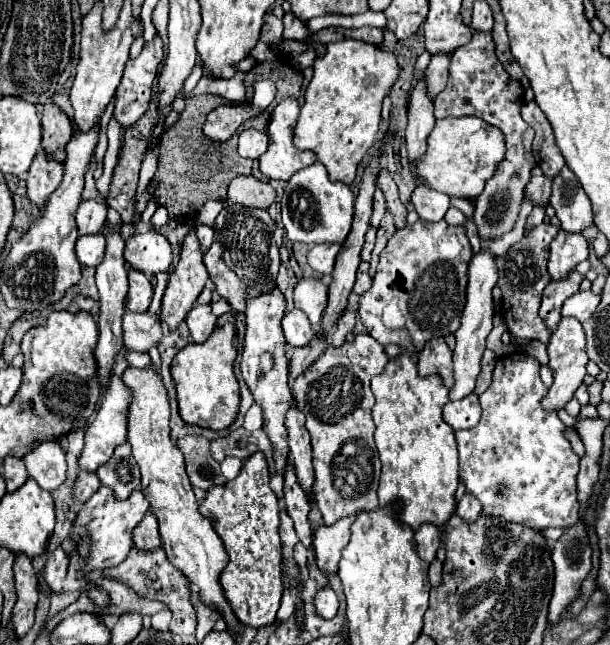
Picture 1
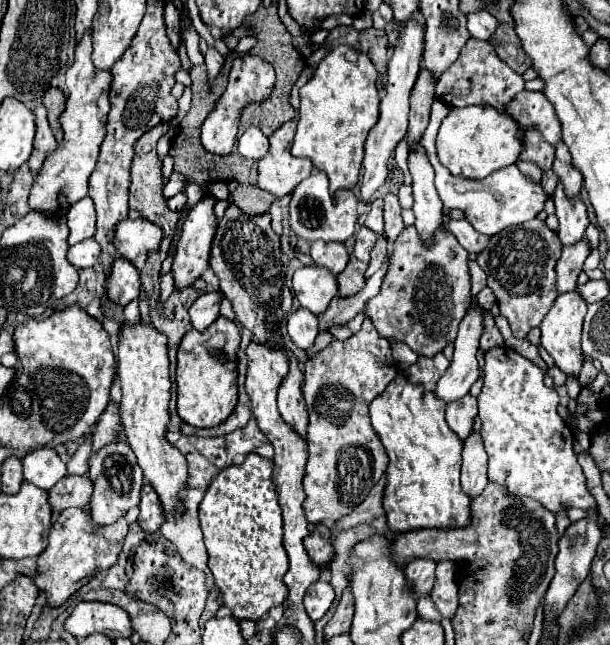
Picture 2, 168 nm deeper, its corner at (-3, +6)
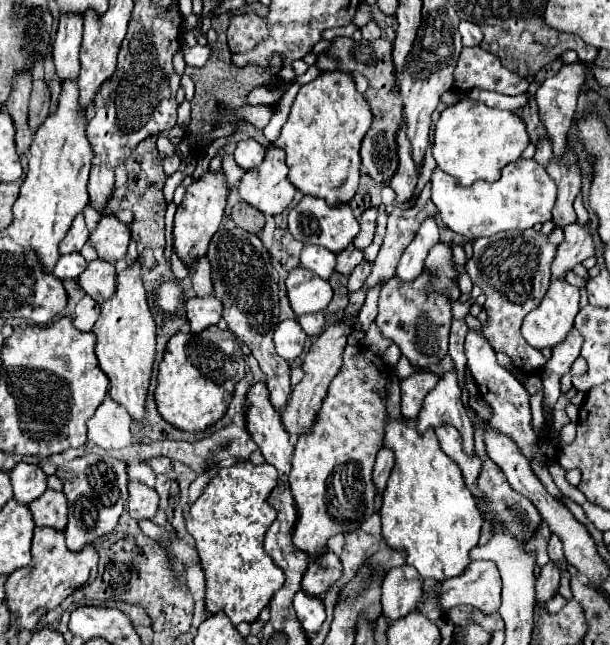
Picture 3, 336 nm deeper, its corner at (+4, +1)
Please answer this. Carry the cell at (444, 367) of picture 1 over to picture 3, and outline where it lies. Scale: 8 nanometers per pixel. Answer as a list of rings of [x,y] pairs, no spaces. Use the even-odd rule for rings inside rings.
[[[432,371],[426,373],[418,373],[418,375],[410,375],[402,381],[402,415],[408,419],[416,419],[420,409],[422,409],[422,401],[426,397],[426,393],[438,383],[438,375]]]

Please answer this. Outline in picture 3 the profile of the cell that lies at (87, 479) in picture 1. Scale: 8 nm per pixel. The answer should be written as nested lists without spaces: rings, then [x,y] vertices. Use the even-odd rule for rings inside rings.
[[[46,489],[34,503],[28,505],[36,525],[48,525],[54,529],[66,527],[66,515],[68,515],[68,503],[66,495],[62,491]]]

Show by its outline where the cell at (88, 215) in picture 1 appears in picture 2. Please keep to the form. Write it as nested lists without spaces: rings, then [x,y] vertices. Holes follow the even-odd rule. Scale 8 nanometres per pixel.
[[[87,196],[81,202],[75,202],[67,214],[67,226],[69,226],[69,246],[93,238],[95,234],[95,208],[93,208],[93,200]]]

